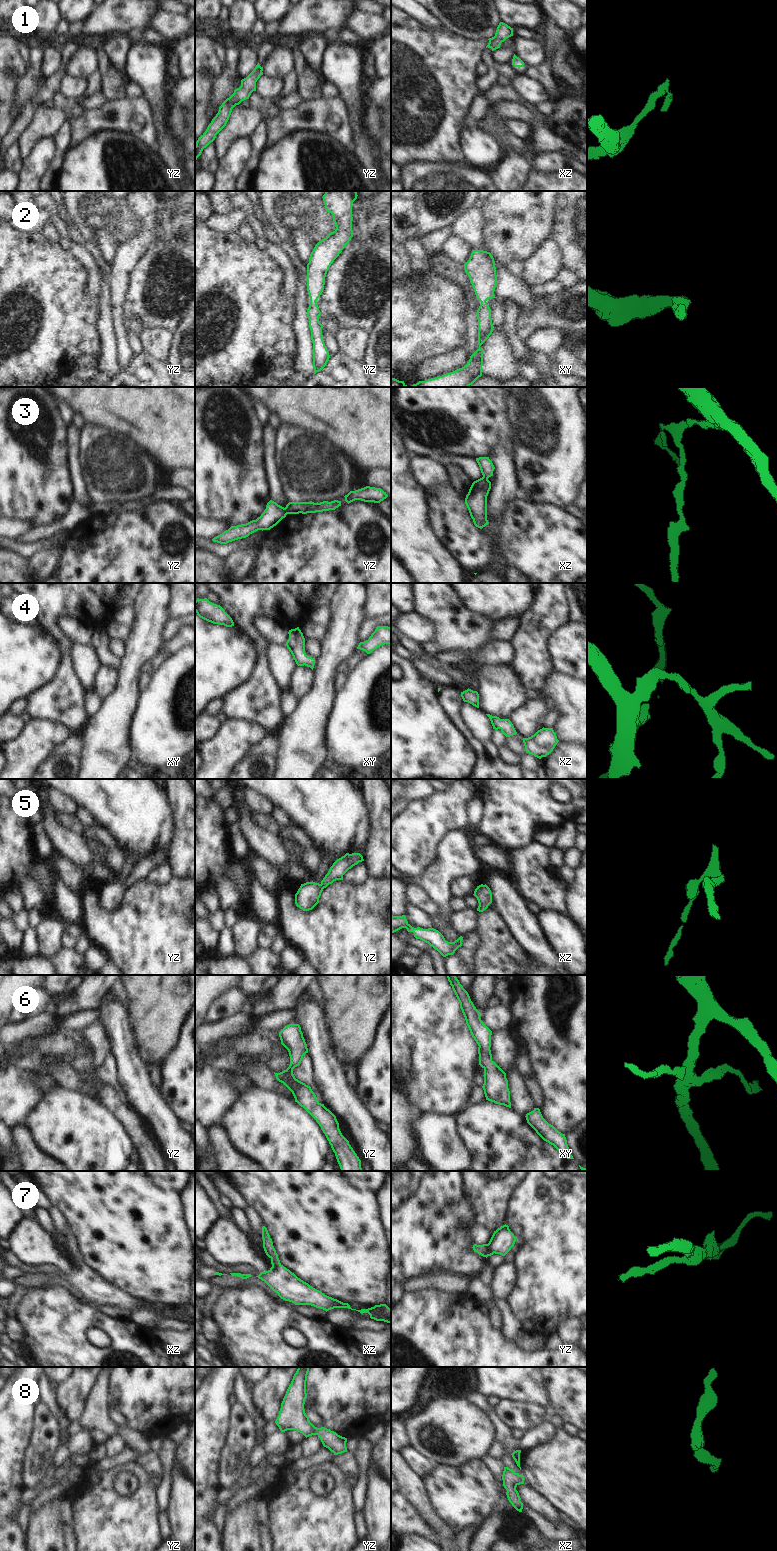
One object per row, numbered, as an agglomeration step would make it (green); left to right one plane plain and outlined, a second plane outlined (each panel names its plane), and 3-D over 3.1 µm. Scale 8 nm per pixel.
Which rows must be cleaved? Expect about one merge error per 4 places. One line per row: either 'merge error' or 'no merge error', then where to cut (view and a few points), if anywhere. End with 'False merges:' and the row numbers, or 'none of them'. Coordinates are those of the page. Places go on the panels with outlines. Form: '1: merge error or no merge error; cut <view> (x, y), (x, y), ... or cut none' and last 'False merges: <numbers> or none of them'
1: no merge error; cut none
2: no merge error; cut none
3: merge error; cut yz (284, 508), (288, 513)
4: no merge error; cut none
5: no merge error; cut none
6: no merge error; cut none
7: no merge error; cut none
8: no merge error; cut none
False merges: 3

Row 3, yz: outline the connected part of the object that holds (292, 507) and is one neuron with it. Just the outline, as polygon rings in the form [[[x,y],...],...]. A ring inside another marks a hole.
[[[334,500],[331,502],[323,501],[320,503],[310,502],[289,502],[285,510],[288,514],[307,514],[307,513],[316,513],[316,512],[323,512],[329,510],[335,510],[341,506],[341,501]]]

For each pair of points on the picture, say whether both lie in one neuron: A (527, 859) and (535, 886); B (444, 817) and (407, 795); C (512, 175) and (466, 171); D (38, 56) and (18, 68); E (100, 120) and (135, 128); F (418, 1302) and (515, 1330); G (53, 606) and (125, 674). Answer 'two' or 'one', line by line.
A: one
B: two
C: two
D: two
E: one
F: two
G: two

